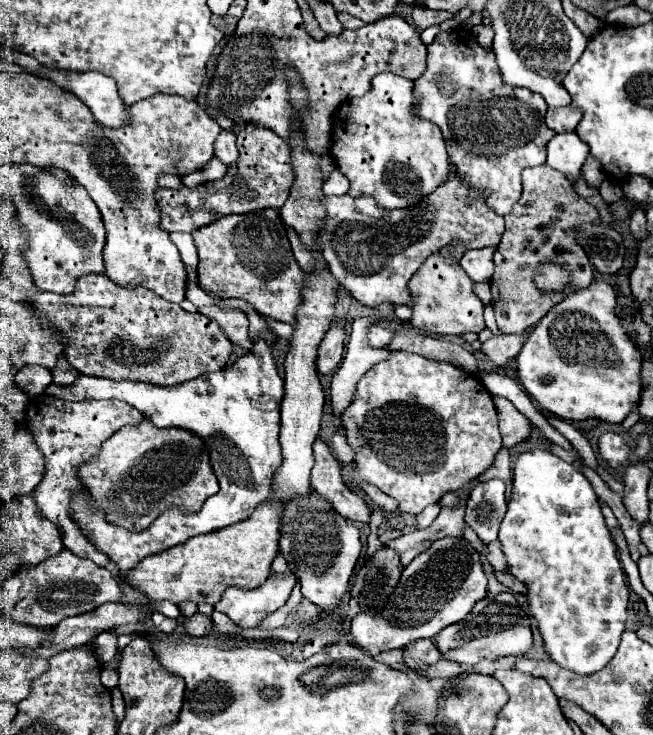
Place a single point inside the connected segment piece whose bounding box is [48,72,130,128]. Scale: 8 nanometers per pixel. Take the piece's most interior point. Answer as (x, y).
(100, 93)

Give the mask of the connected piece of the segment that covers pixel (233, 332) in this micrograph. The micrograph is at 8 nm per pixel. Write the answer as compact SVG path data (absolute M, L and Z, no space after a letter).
M204 306L198 310L200 314L216 320L224 334L232 340L232 344L238 344L246 350L252 348L252 336L248 332L248 318L244 312L240 310L228 310L228 308L220 308L220 306Z

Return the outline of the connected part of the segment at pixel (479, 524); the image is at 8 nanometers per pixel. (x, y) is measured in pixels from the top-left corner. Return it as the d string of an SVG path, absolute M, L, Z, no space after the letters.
M500 478L480 482L466 502L466 524L480 536L484 544L498 538L500 522L506 514L506 484Z

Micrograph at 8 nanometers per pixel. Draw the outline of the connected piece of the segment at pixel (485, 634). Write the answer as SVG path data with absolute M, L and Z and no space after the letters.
M510 592L486 596L464 620L460 620L460 624L452 624L436 636L436 648L446 660L462 666L474 666L480 660L496 660L502 656L520 656L532 648L530 618Z

